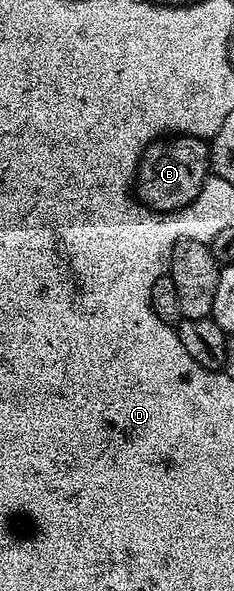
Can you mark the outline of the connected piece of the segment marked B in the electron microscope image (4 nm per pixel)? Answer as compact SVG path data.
M169 136L153 140L140 156L134 179L134 195L144 206L159 214L176 214L202 190L210 175L207 139L199 136Z

